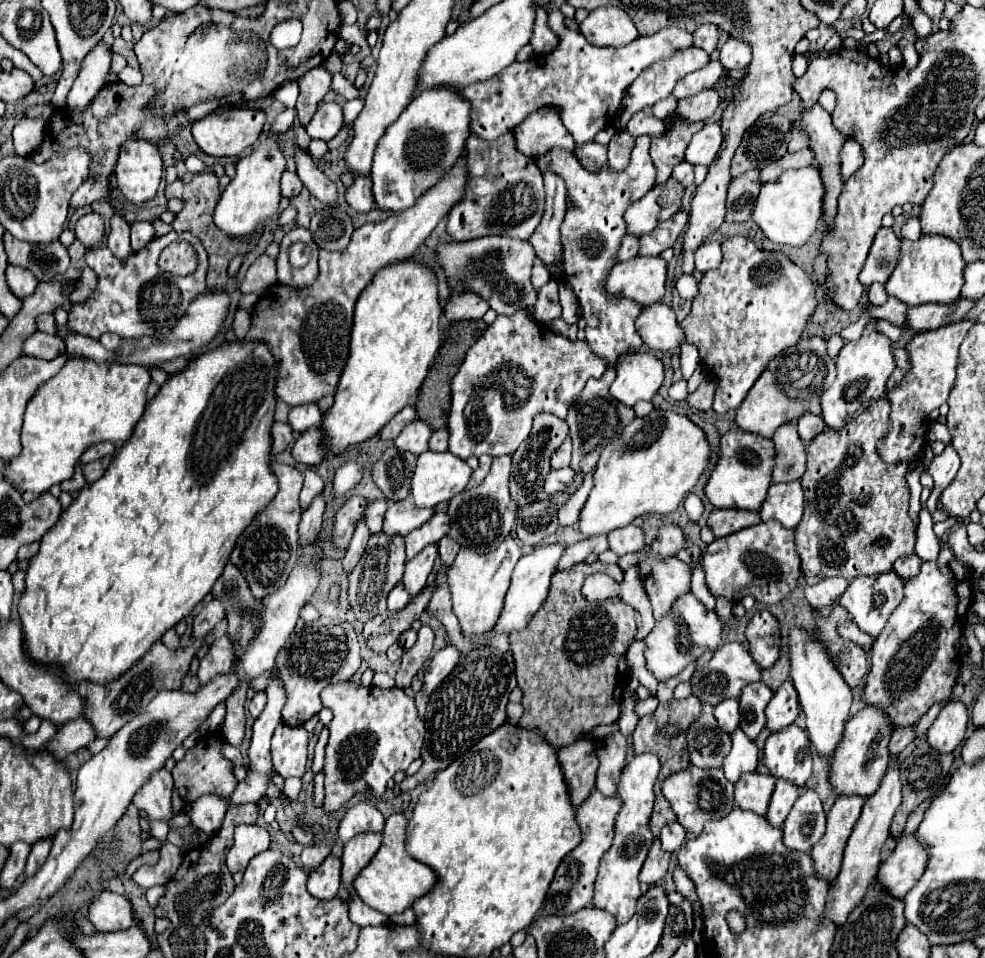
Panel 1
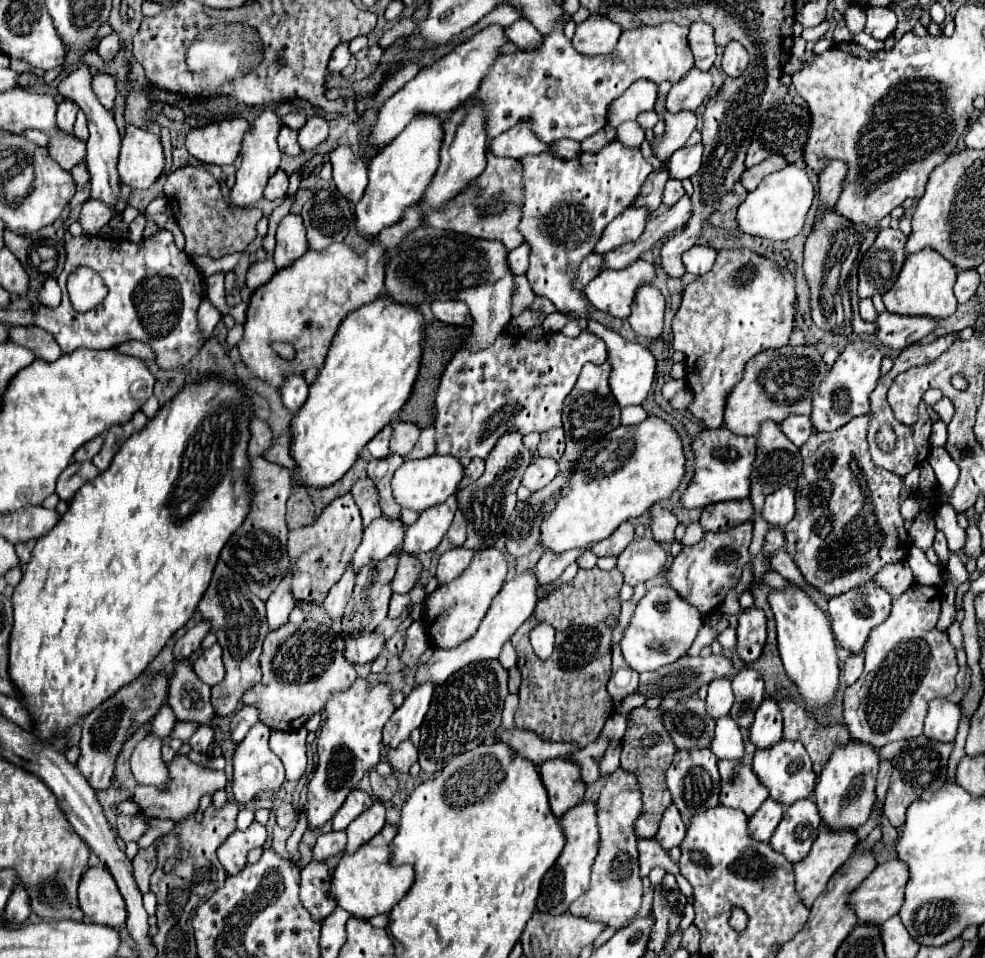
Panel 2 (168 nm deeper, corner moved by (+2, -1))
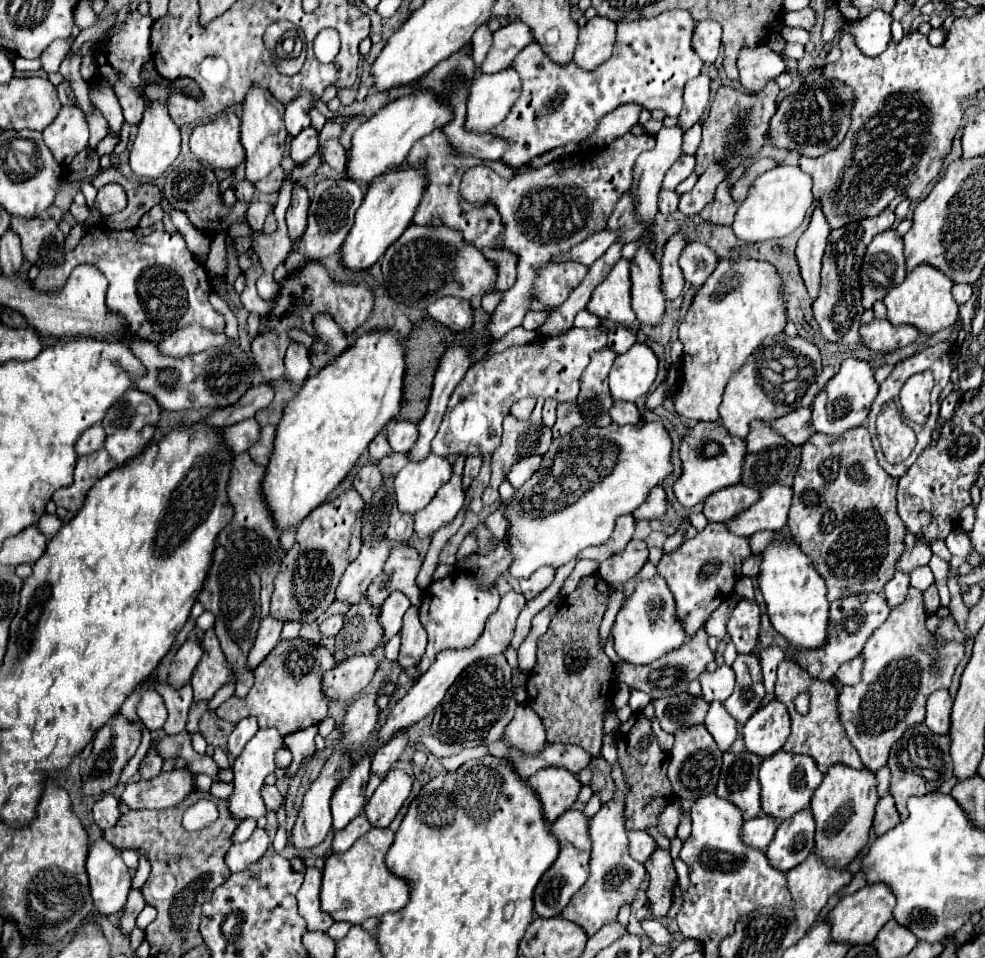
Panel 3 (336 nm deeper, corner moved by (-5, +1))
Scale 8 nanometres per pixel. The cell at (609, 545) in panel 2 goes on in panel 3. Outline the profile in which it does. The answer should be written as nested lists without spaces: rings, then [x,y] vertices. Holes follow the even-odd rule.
[[[623,515],[617,519],[617,527],[613,531],[613,535],[609,537],[607,543],[599,545],[599,547],[591,547],[585,549],[579,557],[587,557],[587,559],[595,559],[595,561],[605,561],[607,557],[613,557],[615,553],[623,553],[623,549],[627,547],[627,543],[631,541],[635,531],[635,519],[633,515]]]

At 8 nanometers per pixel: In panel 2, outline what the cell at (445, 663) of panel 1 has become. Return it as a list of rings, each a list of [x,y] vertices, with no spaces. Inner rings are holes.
[[[426,683],[424,687],[416,687],[404,699],[404,705],[392,713],[392,717],[388,719],[388,723],[384,727],[384,739],[382,741],[386,747],[392,747],[392,749],[398,747],[402,741],[406,741],[410,737],[410,733],[416,727],[420,727],[420,723],[428,711],[432,693],[434,693],[432,683]]]

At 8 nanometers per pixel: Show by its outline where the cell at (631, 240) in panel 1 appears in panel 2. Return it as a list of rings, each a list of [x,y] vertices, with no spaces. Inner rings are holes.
[[[588,255],[580,263],[578,273],[576,273],[576,279],[574,279],[574,289],[576,291],[582,291],[600,273],[600,263],[602,263],[602,257],[600,255]]]

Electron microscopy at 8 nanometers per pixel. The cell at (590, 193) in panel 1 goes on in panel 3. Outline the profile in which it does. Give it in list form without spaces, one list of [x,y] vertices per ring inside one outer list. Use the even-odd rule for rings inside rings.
[[[623,135],[611,145],[593,151],[577,151],[567,159],[547,163],[539,169],[527,165],[523,173],[505,181],[489,167],[473,167],[463,175],[461,197],[467,203],[493,203],[505,223],[507,251],[519,255],[517,283],[505,291],[499,307],[491,315],[491,339],[501,339],[507,331],[523,323],[523,317],[535,301],[535,281],[541,269],[551,263],[551,257],[567,253],[587,237],[607,227],[607,217],[613,213],[619,197],[631,189],[633,165],[639,153],[655,147],[653,135]]]

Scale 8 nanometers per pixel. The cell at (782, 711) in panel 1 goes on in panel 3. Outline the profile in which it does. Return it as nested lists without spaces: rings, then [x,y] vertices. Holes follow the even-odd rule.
[[[777,699],[771,705],[761,707],[743,727],[745,747],[759,755],[769,757],[779,751],[789,737],[789,713]]]

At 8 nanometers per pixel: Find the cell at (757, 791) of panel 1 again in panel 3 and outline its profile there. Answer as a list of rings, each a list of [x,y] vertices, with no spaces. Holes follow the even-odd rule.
[[[749,751],[723,755],[723,767],[717,783],[717,795],[735,803],[745,819],[755,819],[761,813],[761,789],[757,771],[761,757]]]

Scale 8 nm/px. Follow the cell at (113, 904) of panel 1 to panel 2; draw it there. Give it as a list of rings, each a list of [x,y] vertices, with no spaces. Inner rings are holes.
[[[88,867],[78,887],[80,909],[92,923],[118,927],[126,921],[124,899],[106,867]]]

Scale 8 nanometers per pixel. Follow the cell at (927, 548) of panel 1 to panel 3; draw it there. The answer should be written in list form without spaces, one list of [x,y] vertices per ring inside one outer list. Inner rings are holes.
[[[923,565],[923,567],[917,567],[917,569],[911,571],[911,587],[915,587],[915,589],[925,591],[933,581],[935,579],[933,579],[933,573],[931,573],[929,565]]]

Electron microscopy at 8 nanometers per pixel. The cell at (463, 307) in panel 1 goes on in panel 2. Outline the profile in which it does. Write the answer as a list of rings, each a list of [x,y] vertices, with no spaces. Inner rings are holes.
[[[434,301],[432,303],[432,313],[440,323],[446,325],[464,325],[468,307],[460,301]]]

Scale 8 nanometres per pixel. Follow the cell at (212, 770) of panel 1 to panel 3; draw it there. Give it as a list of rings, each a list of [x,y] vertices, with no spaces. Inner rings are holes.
[[[183,767],[161,773],[149,781],[129,783],[121,793],[121,801],[129,809],[167,809],[179,805],[193,789],[195,775]]]

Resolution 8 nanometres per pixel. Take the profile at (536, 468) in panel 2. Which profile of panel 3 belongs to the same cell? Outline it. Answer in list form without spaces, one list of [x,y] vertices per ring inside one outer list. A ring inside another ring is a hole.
[[[531,455],[531,457],[525,457],[519,463],[515,463],[511,467],[511,471],[507,473],[509,483],[515,489],[519,489],[523,483],[527,483],[533,477],[533,473],[539,473],[541,471],[541,461],[543,461],[541,455]]]

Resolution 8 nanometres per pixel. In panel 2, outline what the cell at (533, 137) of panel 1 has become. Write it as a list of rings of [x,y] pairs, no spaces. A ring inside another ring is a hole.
[[[518,123],[504,135],[498,135],[490,141],[488,151],[496,157],[510,157],[510,159],[522,159],[524,155],[536,155],[546,151],[548,145],[540,143],[532,131],[528,131],[528,123]]]

